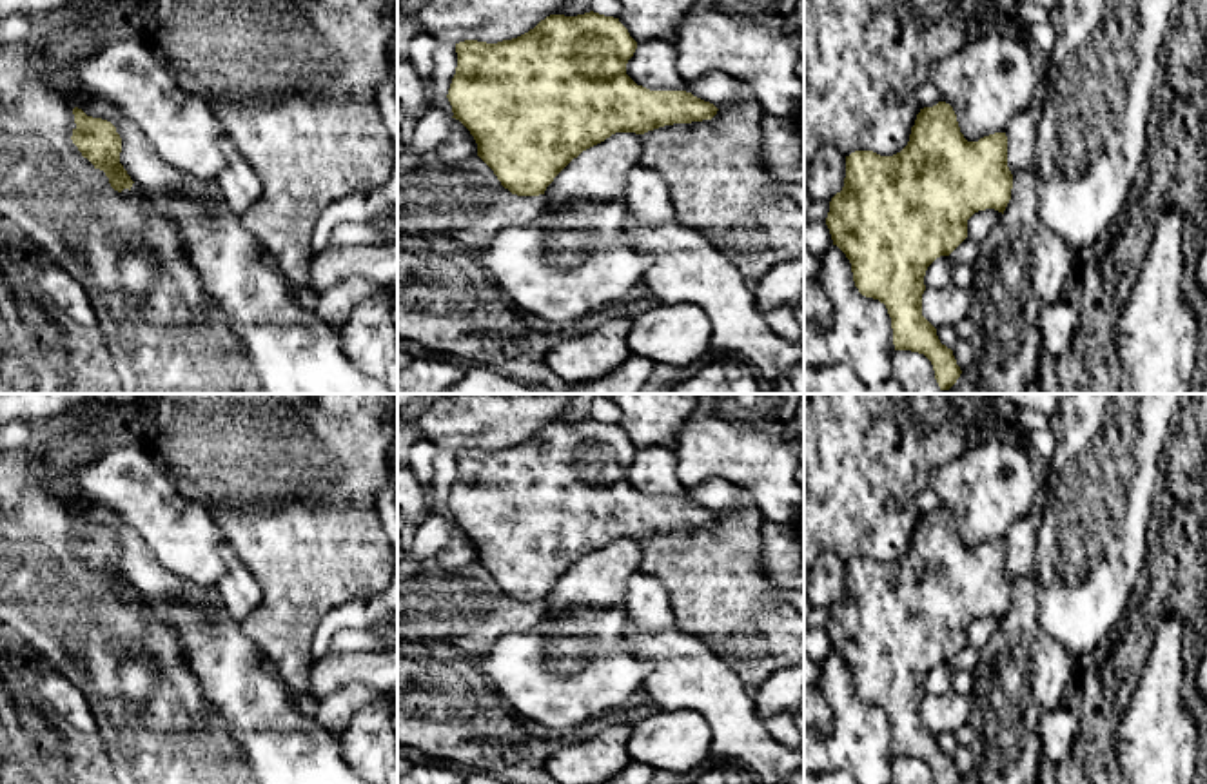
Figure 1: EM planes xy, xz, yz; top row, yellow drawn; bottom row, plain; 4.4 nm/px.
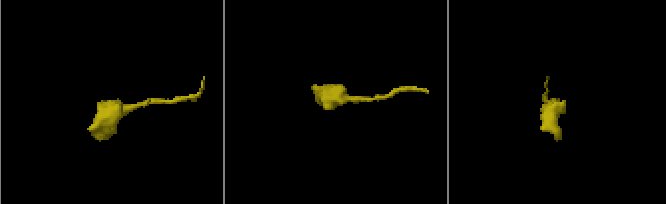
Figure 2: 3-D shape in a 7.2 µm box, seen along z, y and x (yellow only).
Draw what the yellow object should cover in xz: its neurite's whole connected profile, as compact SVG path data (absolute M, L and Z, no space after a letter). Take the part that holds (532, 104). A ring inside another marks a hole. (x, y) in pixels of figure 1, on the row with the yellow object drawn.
M599 13L550 15L528 33L486 44L456 44L457 67L448 102L477 143L477 156L505 189L517 196L539 196L583 151L615 132L648 131L711 120L717 107L686 91L650 91L626 74L637 42L619 18Z

